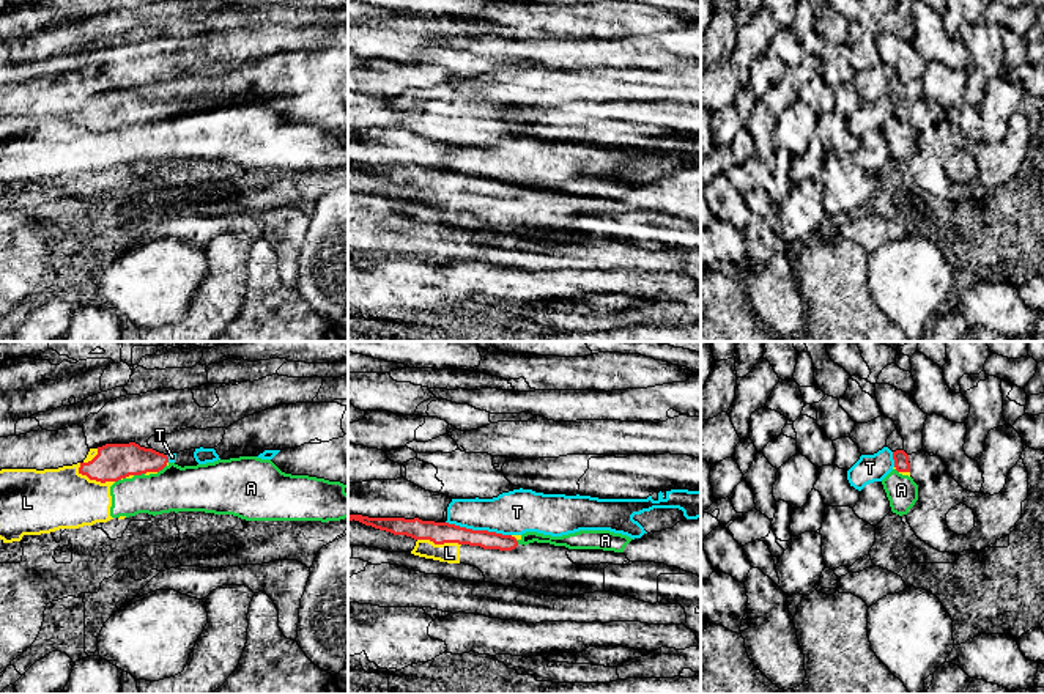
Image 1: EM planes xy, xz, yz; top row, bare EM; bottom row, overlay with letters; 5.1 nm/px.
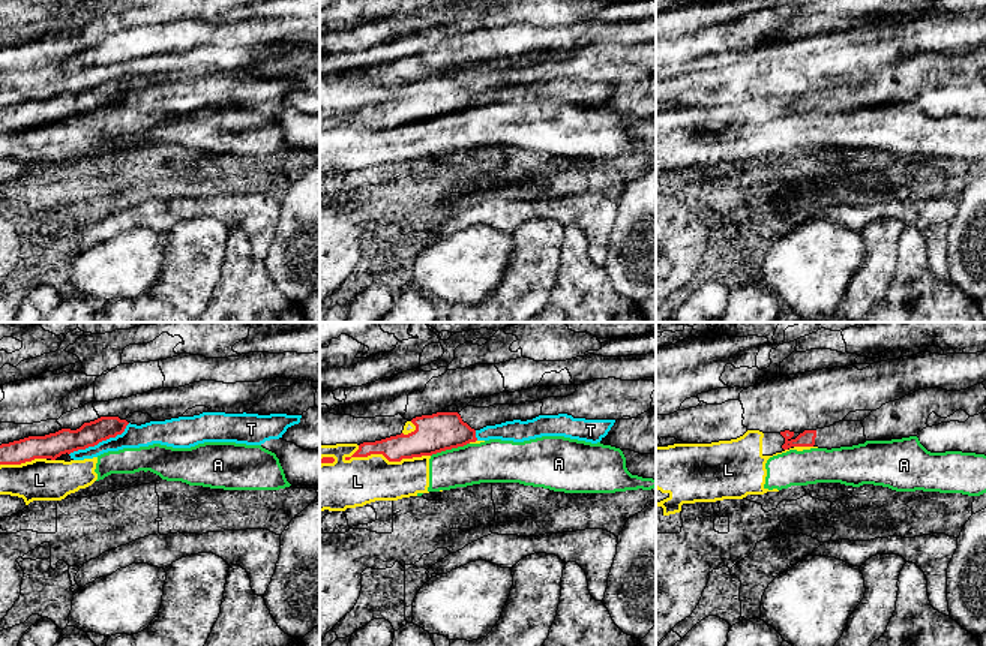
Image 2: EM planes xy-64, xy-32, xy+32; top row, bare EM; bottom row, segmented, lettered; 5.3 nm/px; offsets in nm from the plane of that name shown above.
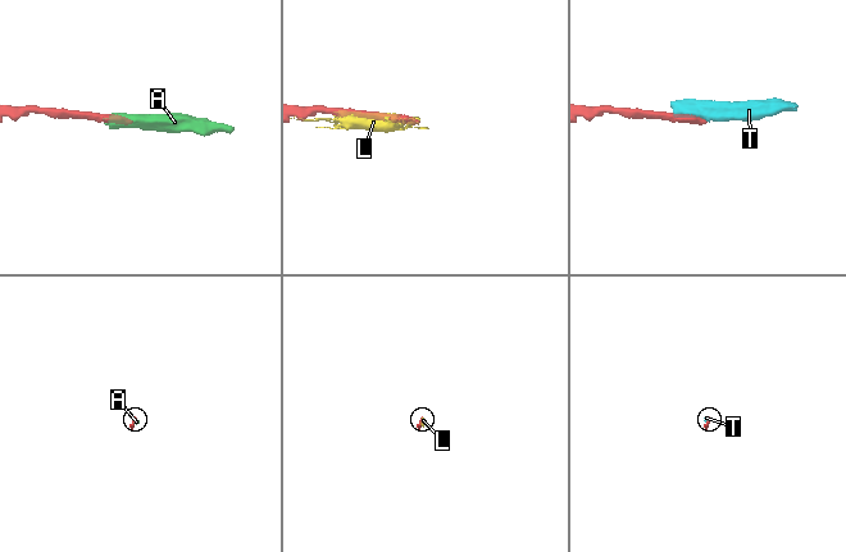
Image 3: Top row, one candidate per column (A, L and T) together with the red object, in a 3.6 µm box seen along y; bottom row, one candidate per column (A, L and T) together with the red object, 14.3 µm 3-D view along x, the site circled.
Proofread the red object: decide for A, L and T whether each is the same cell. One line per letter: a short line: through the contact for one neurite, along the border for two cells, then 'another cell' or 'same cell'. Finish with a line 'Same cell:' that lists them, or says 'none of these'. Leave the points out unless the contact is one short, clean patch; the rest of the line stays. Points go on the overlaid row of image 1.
A: xy (144, 472), (134, 476) | another cell
L: another cell
T: xz (446, 521), (455, 526), (510, 535) | another cell
Same cell: none of these

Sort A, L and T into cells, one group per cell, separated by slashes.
A L / T

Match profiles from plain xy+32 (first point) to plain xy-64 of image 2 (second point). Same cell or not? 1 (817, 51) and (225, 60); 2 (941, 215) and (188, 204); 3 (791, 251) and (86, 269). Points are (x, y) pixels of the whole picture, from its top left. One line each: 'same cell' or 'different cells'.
1: different cells
2: same cell
3: same cell

